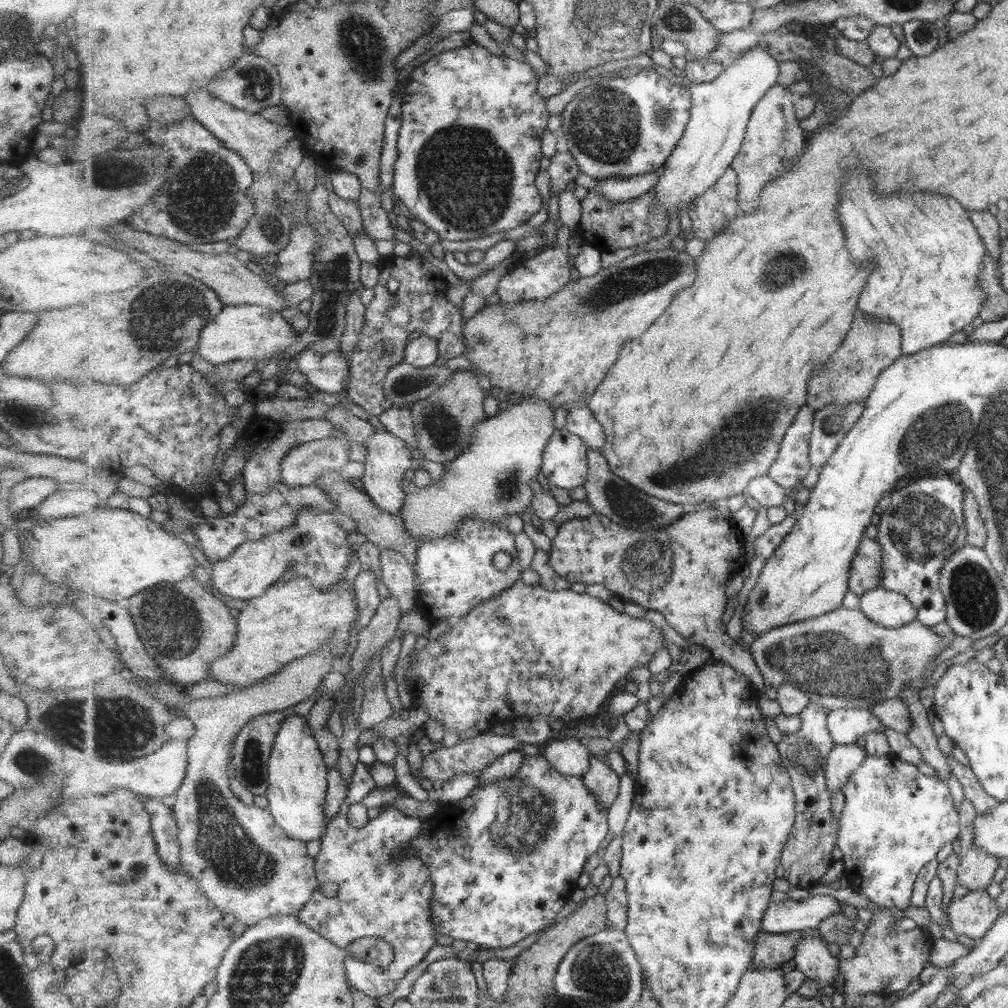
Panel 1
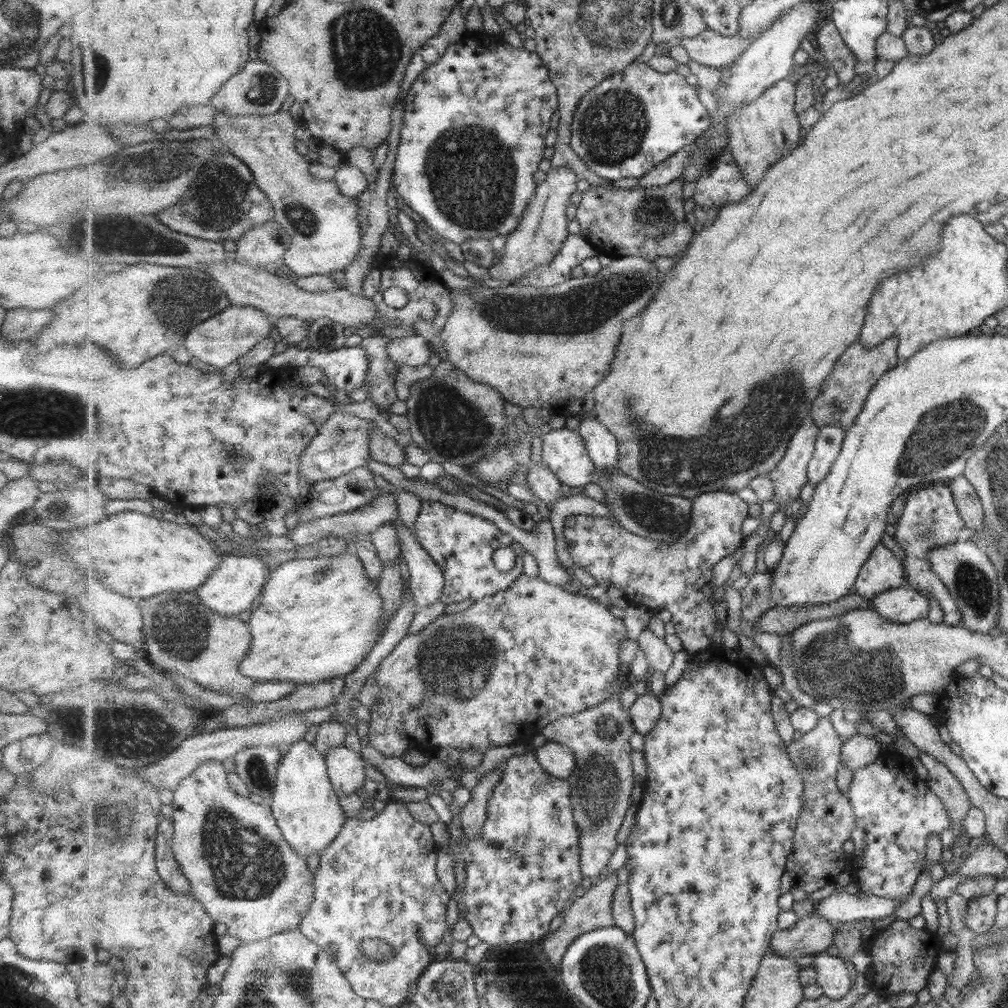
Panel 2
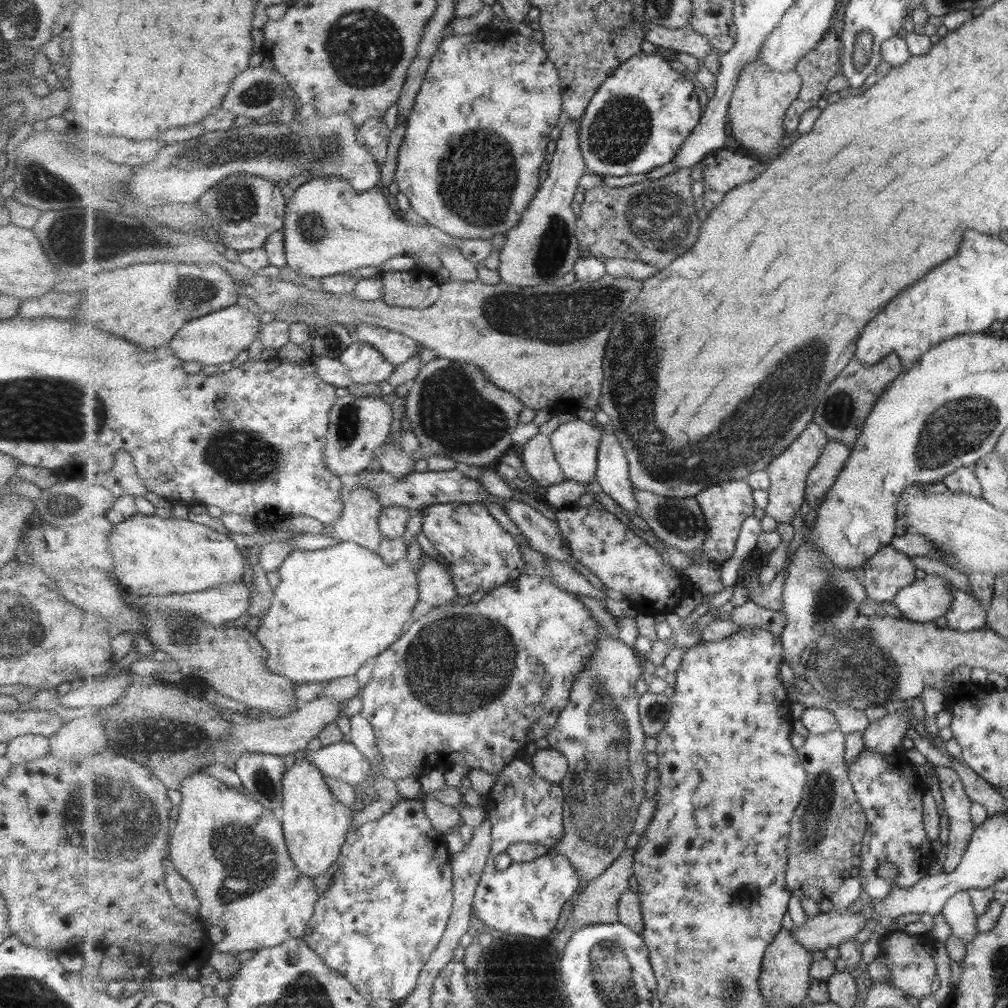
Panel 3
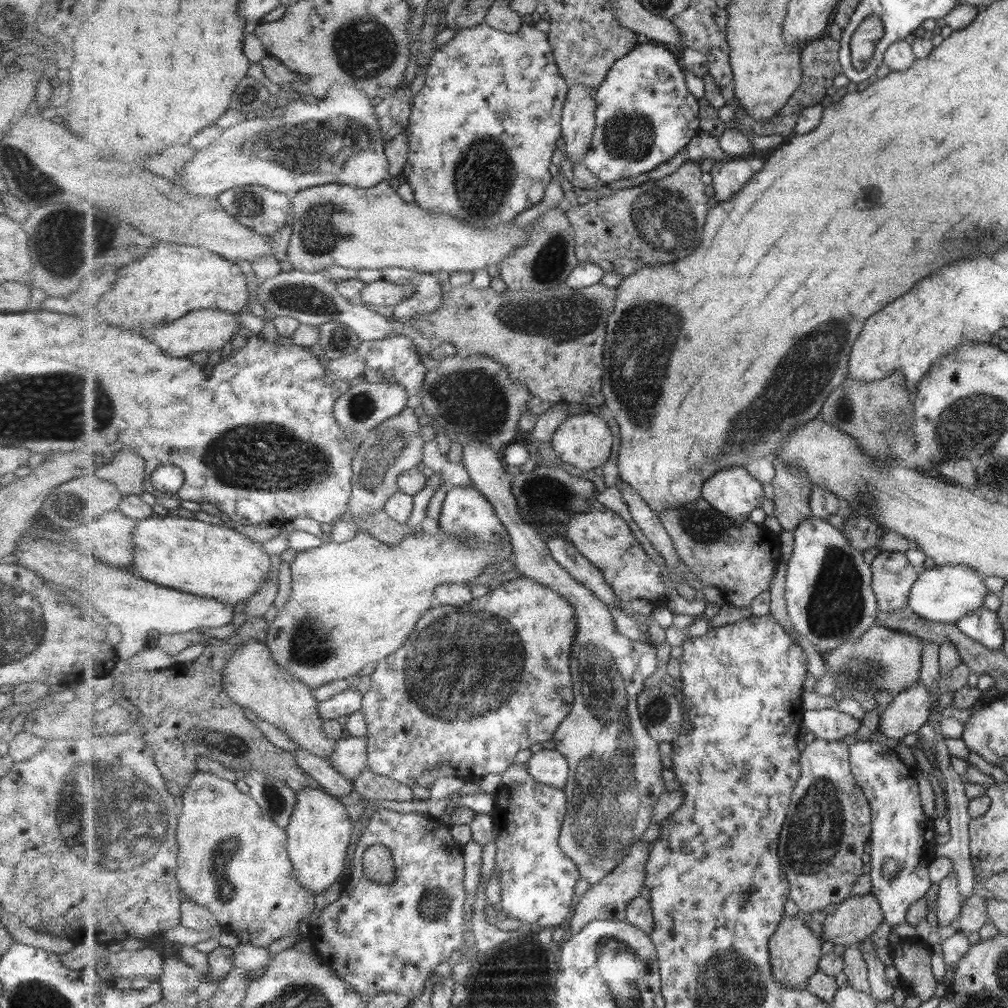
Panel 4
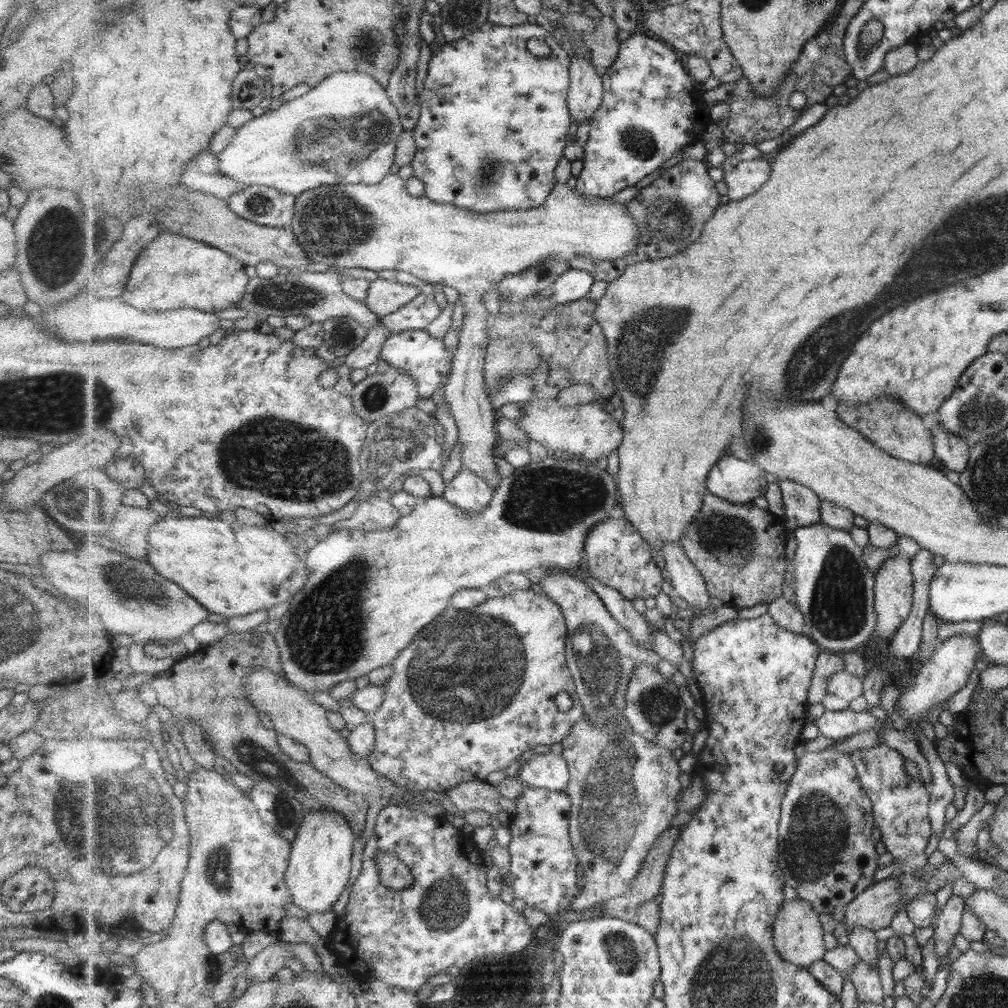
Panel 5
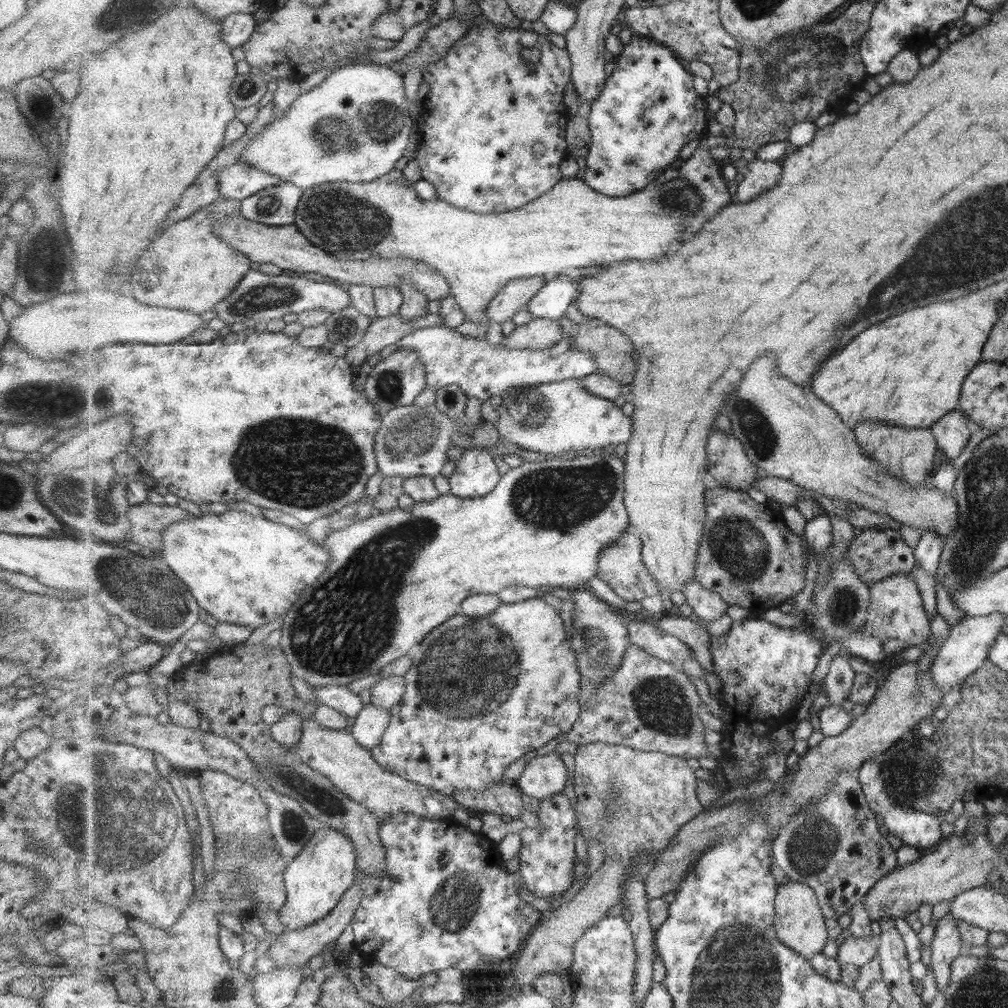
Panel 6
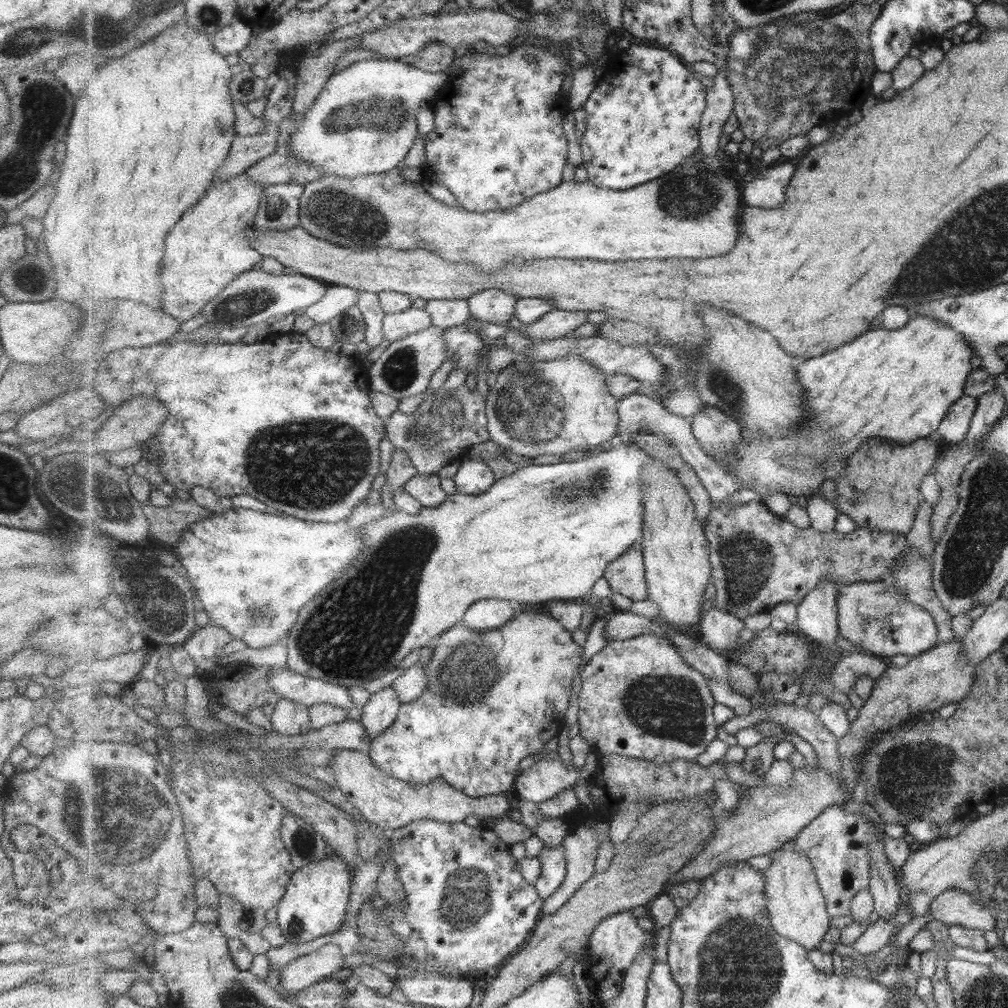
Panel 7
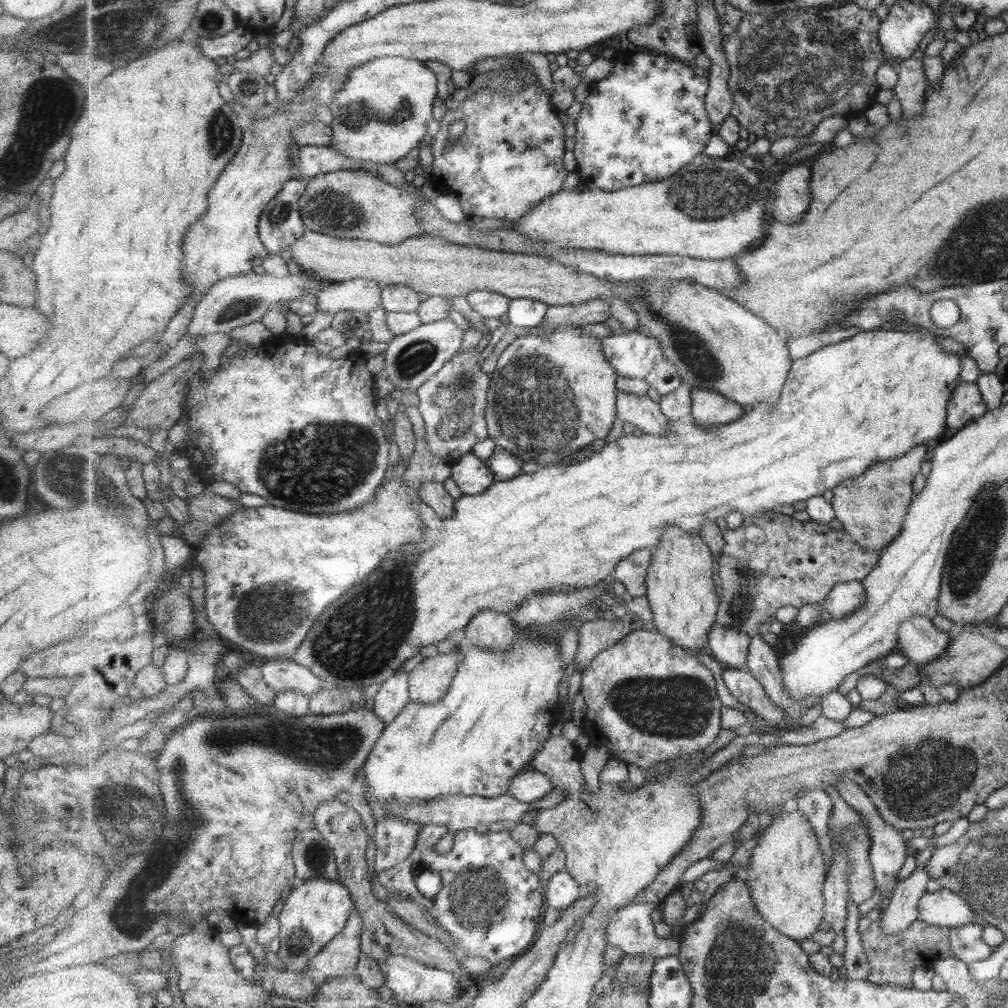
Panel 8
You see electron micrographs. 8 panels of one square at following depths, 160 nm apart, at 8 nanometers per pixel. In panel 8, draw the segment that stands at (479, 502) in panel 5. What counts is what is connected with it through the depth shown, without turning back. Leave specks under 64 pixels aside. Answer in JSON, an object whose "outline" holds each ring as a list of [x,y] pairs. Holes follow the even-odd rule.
{"outline":[[[471,452],[463,455],[451,465],[451,478],[459,485],[465,495],[485,493],[494,484],[494,471],[487,461]]]}

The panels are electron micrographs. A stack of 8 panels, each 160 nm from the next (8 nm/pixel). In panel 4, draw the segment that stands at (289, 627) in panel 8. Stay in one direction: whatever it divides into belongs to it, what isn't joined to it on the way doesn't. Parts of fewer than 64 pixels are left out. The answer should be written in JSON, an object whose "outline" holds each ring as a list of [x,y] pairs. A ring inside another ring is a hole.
{"outline":[[[155,515],[138,521],[138,525],[134,528],[134,536],[134,558],[137,564],[132,564],[131,568],[139,570],[143,578],[147,578],[149,582],[159,582],[159,586],[173,586],[177,590],[191,594],[216,598],[236,610],[242,608],[242,603],[247,603],[259,589],[266,585],[269,574],[273,570],[271,556],[263,552],[262,543],[249,540],[247,536],[239,533],[238,527],[231,529],[224,524],[210,524],[195,518]]]}

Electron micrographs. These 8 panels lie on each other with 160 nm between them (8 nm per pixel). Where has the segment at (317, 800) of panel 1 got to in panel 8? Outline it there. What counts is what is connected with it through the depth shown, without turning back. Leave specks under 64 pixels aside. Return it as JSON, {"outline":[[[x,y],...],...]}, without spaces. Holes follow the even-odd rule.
{"outline":[[[322,878],[298,882],[280,910],[280,948],[277,952],[287,971],[307,972],[311,958],[318,956],[343,929],[356,904],[343,882]]]}

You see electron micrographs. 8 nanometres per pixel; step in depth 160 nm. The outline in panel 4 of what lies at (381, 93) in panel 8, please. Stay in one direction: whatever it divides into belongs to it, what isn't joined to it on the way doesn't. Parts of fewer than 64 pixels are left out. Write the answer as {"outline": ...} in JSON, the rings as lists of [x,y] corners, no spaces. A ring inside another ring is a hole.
{"outline":[[[335,85],[331,87],[331,90],[327,91],[327,97],[325,99],[317,100],[317,104],[312,104],[311,102],[301,102],[299,98],[295,101],[291,101],[282,111],[277,111],[276,113],[259,113],[254,119],[247,119],[232,128],[225,129],[223,136],[213,144],[213,146],[207,146],[202,149],[198,149],[193,155],[193,160],[187,162],[187,166],[184,166],[180,170],[180,177],[178,178],[178,184],[183,188],[186,188],[190,194],[206,195],[209,197],[217,198],[222,192],[226,190],[231,190],[232,188],[238,186],[247,185],[265,185],[271,190],[279,191],[283,194],[288,194],[290,196],[296,196],[305,190],[314,187],[315,185],[324,184],[345,184],[355,187],[371,188],[377,186],[380,182],[388,179],[390,162],[388,161],[386,150],[385,150],[385,139],[383,139],[383,126],[379,123],[378,107],[371,103],[371,99],[359,90],[357,87],[351,87],[347,85]]]}

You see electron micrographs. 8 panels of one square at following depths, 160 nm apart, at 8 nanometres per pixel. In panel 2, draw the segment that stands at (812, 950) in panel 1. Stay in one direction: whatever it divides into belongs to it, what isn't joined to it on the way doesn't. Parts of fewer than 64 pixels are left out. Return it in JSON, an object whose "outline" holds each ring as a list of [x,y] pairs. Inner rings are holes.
{"outline":[[[827,952],[817,953],[812,966],[818,972],[818,984],[824,988],[824,994],[833,1000],[843,998],[853,986],[851,974],[845,966],[845,957],[830,956]]]}

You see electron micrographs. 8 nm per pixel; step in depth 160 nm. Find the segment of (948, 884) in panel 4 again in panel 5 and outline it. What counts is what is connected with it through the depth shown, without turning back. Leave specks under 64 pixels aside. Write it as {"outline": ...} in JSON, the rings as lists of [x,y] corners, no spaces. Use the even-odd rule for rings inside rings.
{"outline":[[[951,894],[944,906],[937,910],[933,920],[932,934],[937,962],[948,959],[946,954],[953,946],[953,937],[959,930],[964,901],[961,897]]]}

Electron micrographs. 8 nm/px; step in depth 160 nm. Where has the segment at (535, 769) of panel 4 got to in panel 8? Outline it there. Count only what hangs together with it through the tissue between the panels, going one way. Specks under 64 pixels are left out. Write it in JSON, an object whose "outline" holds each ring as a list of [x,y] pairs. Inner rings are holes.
{"outline":[[[530,767],[514,776],[510,784],[510,794],[526,803],[545,798],[553,789],[554,784],[546,774]]]}

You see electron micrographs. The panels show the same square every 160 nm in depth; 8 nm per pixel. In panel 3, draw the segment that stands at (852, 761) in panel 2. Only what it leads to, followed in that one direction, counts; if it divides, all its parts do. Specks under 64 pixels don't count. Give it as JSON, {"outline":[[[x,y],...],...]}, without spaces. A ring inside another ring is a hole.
{"outline":[[[886,713],[884,718],[879,718],[870,723],[864,732],[865,748],[890,756],[895,750],[906,745],[905,731],[910,727],[905,715],[905,713],[901,715]]]}

